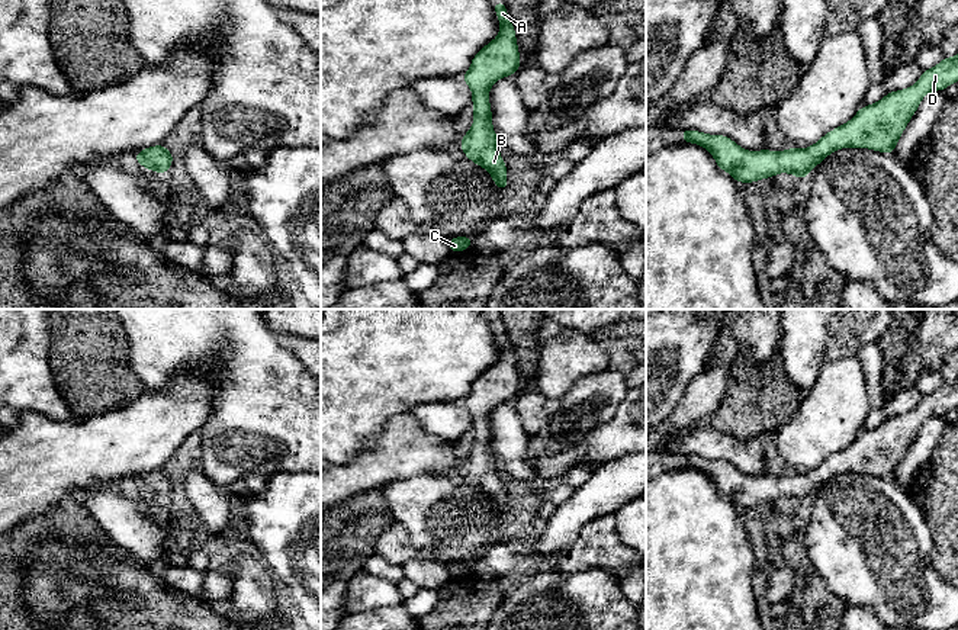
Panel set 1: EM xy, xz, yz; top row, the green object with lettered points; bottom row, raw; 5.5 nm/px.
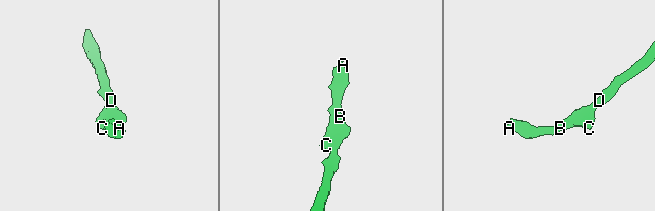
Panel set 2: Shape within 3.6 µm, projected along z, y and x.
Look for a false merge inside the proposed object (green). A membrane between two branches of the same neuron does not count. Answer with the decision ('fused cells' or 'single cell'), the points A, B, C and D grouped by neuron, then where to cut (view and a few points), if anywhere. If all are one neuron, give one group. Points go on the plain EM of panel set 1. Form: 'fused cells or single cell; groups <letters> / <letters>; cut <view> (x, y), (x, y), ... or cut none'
single cell; groups A B C D; cut none

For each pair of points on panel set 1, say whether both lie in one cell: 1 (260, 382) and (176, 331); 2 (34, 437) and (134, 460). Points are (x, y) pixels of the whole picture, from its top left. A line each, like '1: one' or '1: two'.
1: one
2: one

